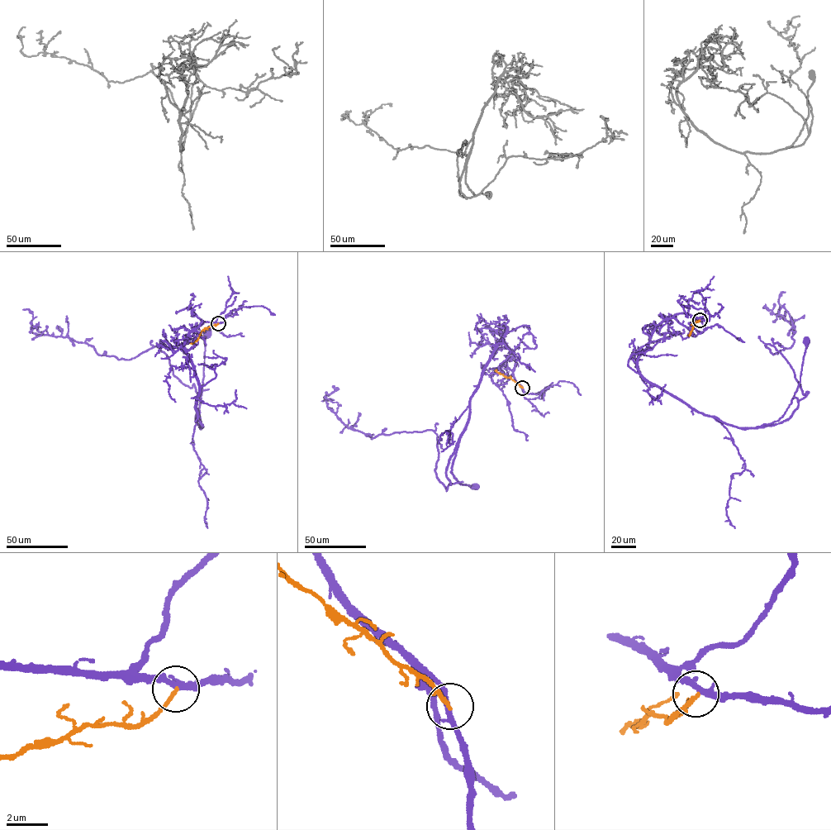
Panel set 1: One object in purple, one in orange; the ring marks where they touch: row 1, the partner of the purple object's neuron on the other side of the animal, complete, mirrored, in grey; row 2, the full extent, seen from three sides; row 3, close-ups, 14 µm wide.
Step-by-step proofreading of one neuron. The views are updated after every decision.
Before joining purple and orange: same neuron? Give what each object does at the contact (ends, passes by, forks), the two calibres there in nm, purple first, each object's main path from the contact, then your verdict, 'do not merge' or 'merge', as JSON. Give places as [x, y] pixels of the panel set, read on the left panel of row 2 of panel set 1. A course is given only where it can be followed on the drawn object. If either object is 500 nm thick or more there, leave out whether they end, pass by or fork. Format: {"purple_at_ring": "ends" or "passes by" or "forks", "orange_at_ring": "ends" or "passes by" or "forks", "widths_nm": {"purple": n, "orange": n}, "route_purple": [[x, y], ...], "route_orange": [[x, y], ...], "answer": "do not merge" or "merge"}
{"purple_at_ring": "passes by", "orange_at_ring": "ends", "widths_nm": {"purple": 280, "orange": 190}, "route_purple": [[218, 323], [202, 321], [189, 333], [184, 344], [200, 391], [196, 420], [201, 427], [199, 408], [208, 331]], "route_orange": [[218, 323], [202, 330], [196, 341], [190, 343]], "answer": "do not merge"}

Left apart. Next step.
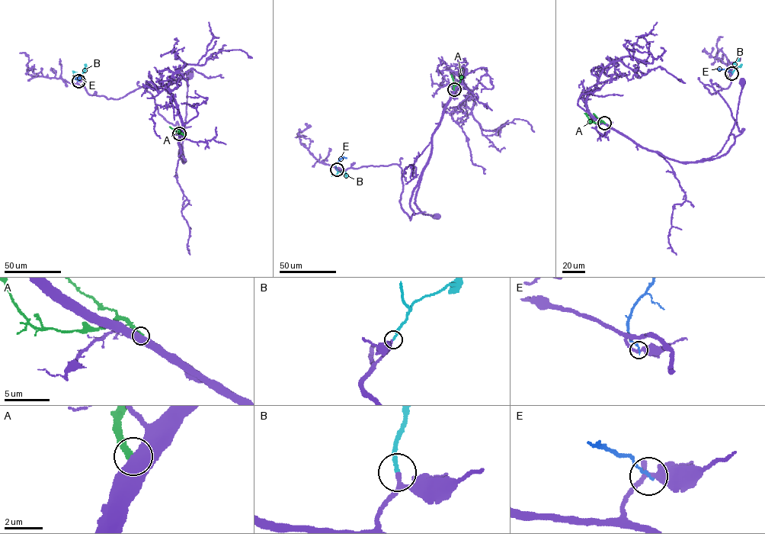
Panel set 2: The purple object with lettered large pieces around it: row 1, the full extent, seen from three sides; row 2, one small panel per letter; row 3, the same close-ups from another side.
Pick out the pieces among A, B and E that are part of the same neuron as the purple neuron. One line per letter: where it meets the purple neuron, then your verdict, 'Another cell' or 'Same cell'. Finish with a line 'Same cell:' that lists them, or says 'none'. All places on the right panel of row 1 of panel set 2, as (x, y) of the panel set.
A: Touches purple at (604, 123). Another cell
B: Touches purple at (732, 72). Same cell
E: Touches purple at (731, 73). Another cell
Same cell: B

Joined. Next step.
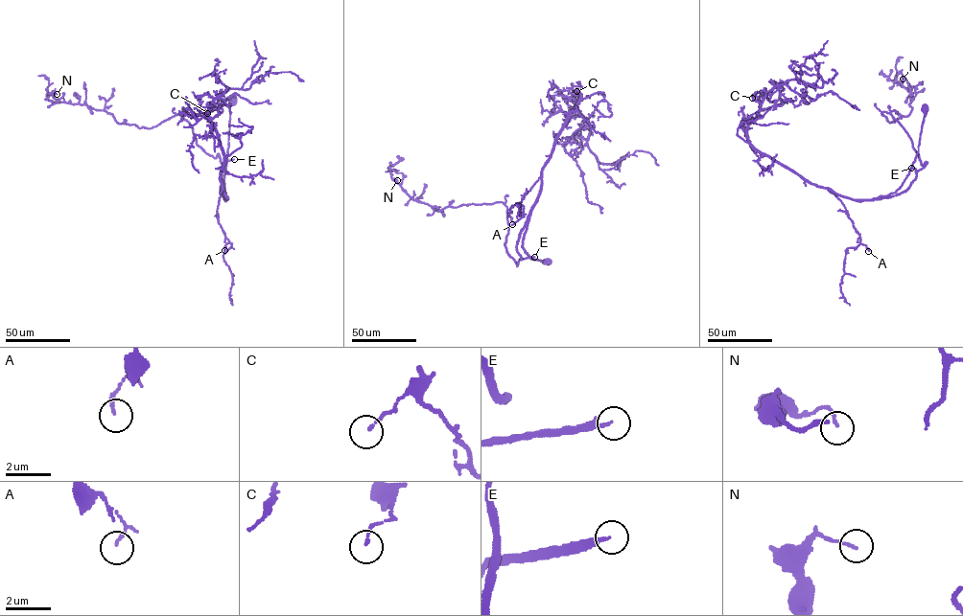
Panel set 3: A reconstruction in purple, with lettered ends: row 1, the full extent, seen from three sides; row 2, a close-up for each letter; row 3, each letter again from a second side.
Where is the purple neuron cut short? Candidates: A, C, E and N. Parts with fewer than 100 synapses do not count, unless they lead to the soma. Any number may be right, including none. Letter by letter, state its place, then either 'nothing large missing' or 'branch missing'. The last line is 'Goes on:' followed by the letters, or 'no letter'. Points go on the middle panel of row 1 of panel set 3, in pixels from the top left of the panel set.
A: place (512, 224); nothing large missing
C: place (576, 91); nothing large missing
E: place (534, 257); branch missing
N: place (397, 180); nothing large missing
Goes on: E

